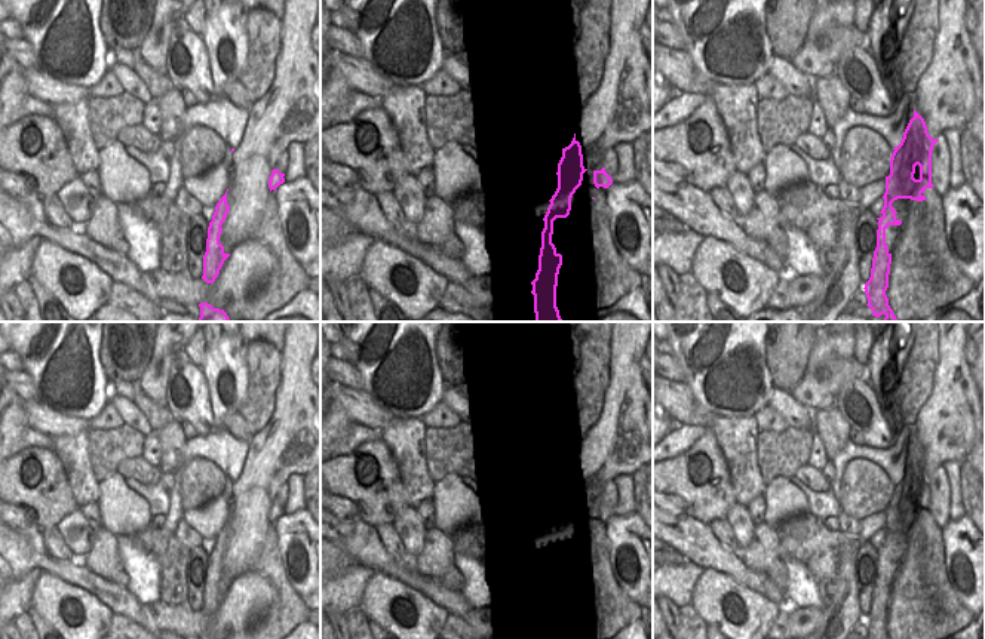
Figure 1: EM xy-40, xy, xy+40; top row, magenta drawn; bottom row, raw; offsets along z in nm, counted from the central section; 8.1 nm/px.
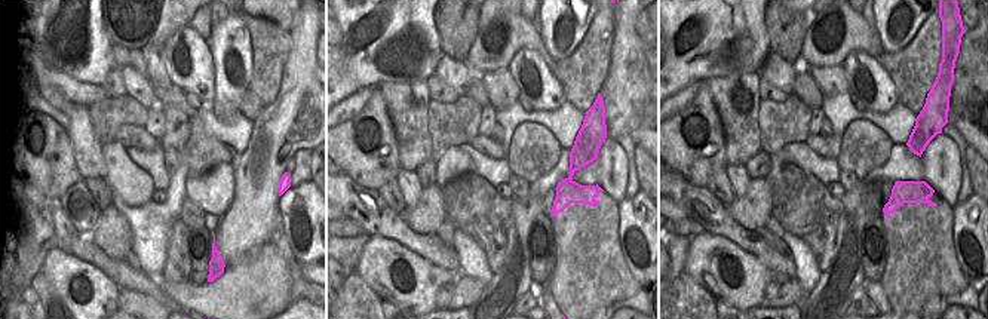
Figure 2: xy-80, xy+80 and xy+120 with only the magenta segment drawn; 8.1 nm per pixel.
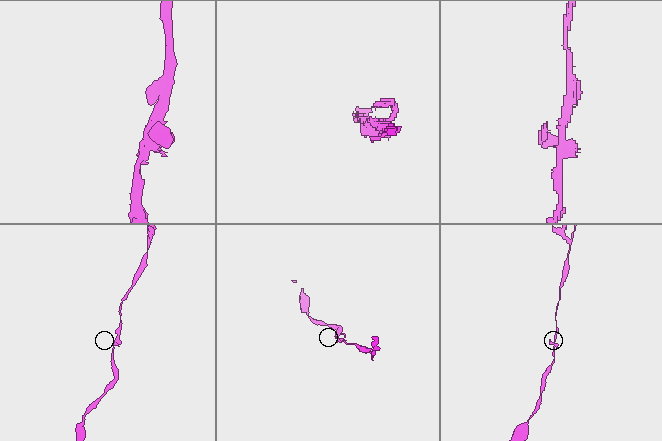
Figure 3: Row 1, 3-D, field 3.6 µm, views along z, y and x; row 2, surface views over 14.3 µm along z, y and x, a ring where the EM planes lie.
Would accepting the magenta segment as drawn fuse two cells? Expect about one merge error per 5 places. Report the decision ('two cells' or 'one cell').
one cell

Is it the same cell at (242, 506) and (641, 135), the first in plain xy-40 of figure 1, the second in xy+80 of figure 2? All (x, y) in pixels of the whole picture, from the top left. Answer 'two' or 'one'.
two

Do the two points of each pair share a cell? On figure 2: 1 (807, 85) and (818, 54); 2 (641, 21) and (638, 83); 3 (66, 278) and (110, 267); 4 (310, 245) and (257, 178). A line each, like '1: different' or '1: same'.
1: different
2: different
3: different
4: different

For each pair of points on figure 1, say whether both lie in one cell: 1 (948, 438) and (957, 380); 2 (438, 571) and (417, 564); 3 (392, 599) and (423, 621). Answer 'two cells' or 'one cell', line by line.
1: one cell
2: one cell
3: one cell

